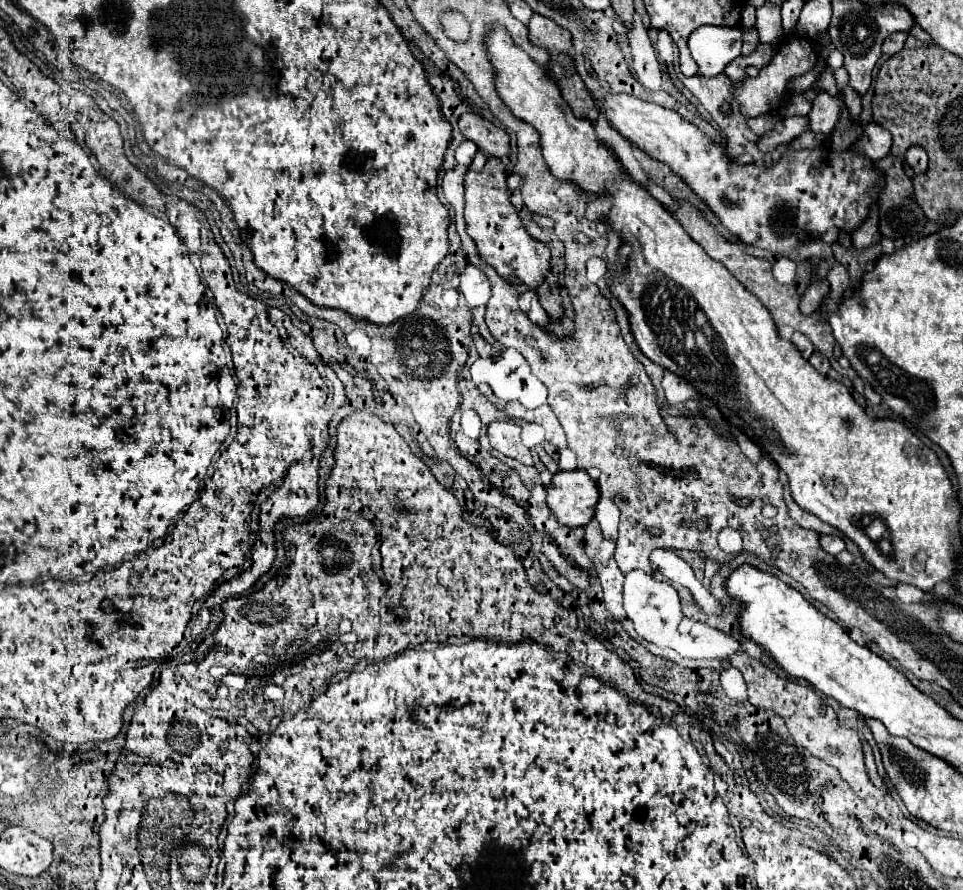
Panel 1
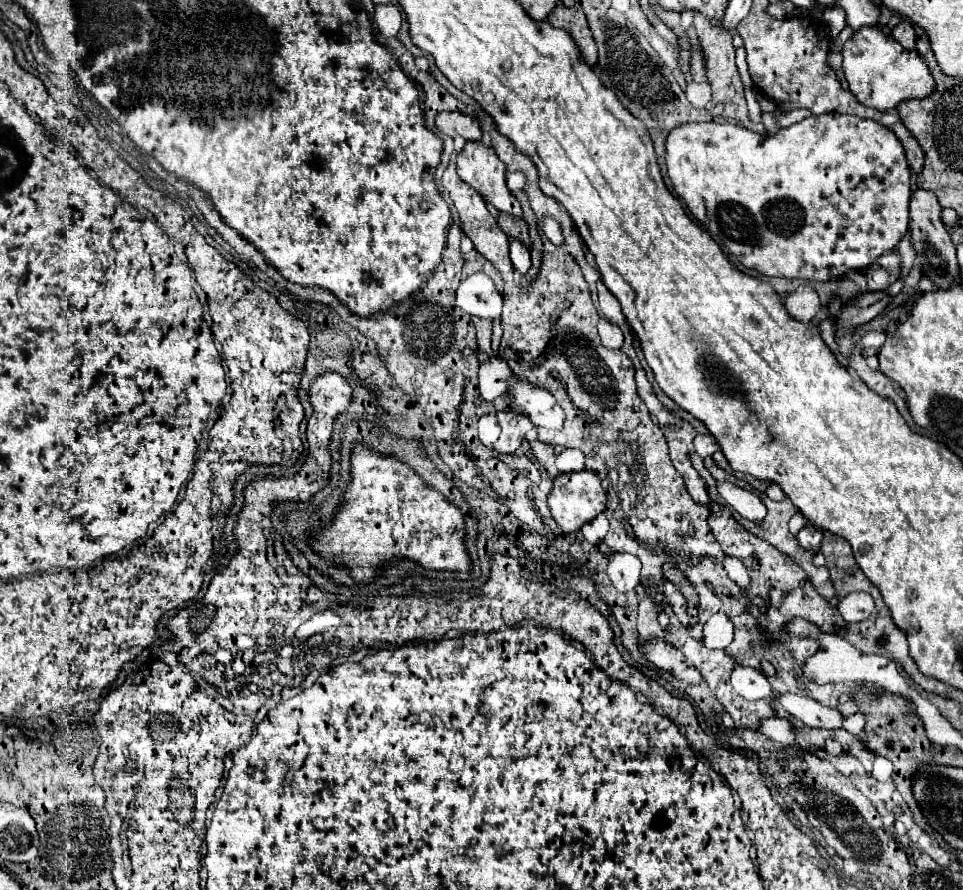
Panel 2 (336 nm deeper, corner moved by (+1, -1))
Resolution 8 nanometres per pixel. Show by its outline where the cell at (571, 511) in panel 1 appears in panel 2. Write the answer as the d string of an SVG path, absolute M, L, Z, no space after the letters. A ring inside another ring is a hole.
M590 470L560 474L554 480L554 488L548 496L548 506L550 506L552 518L558 522L558 526L564 532L576 532L586 522L592 522L592 518L596 518L598 514L602 514L606 510L606 492L602 488L600 478L596 478L596 474Z

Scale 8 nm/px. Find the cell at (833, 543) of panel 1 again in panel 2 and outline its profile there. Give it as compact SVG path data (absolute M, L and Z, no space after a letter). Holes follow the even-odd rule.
M804 526L798 532L798 536L796 536L796 540L800 542L800 546L804 550L808 550L808 552L818 552L820 546L822 546L822 538L824 538L822 536L822 530L818 530L814 526Z

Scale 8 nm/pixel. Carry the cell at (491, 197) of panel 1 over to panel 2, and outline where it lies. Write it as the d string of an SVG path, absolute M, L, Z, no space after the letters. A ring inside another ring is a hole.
M466 142L464 150L456 158L458 176L482 194L484 202L492 204L498 212L522 218L522 208L518 200L506 188L504 162L496 152L482 142Z

